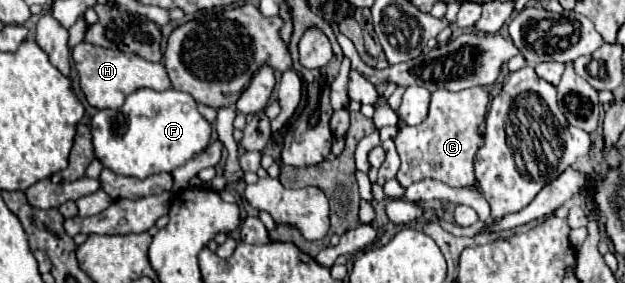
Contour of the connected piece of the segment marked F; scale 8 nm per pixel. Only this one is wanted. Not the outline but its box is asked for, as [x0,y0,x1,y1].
[91,89,211,179]

